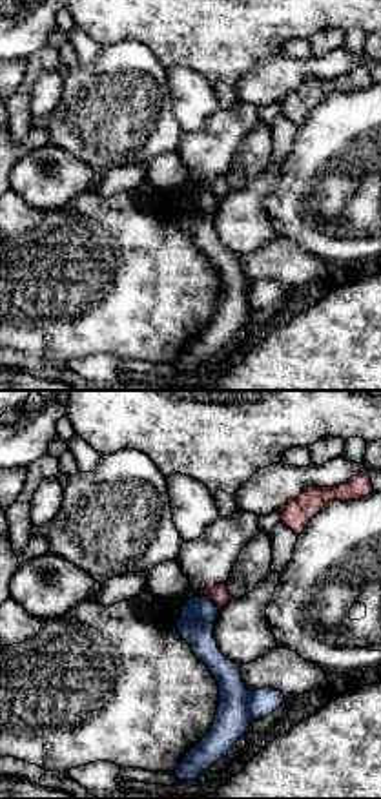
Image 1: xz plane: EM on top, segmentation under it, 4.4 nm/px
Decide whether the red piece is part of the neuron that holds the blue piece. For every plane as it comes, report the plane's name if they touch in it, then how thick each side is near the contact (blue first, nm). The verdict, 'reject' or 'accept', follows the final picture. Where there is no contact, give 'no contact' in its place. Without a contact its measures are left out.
contact in xz; calibres 160 and 90 nm

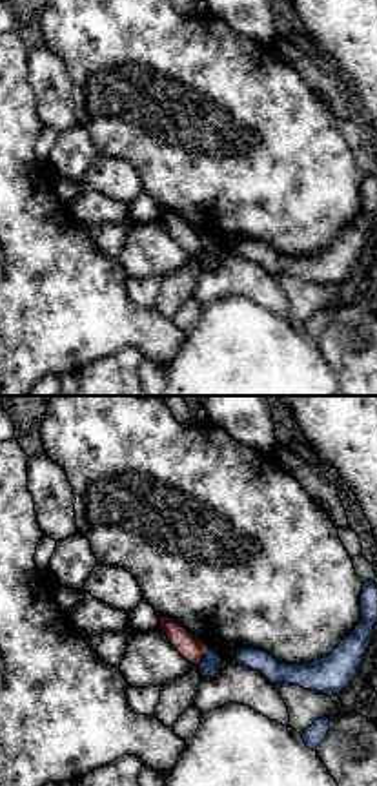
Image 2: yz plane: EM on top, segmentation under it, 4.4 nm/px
contact in yz; calibres 90 and 100 nm

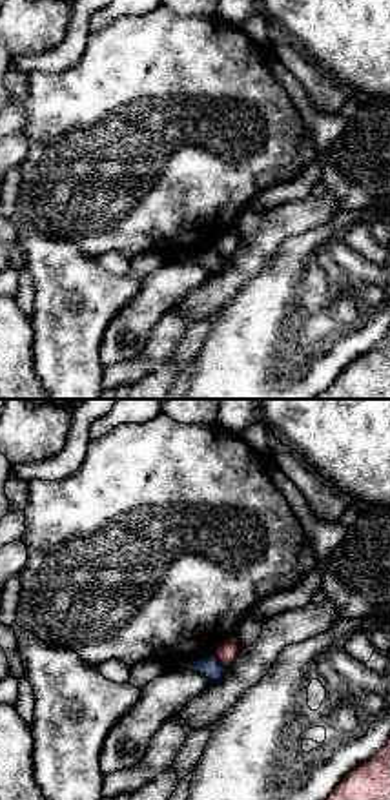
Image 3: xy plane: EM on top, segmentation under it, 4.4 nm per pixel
contact in xy; calibres 90 and 100 nm

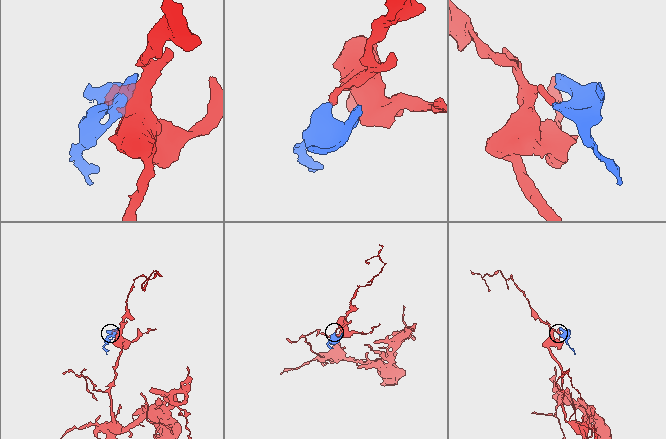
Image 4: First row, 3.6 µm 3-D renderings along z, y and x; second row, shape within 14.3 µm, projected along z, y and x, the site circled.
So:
reject

